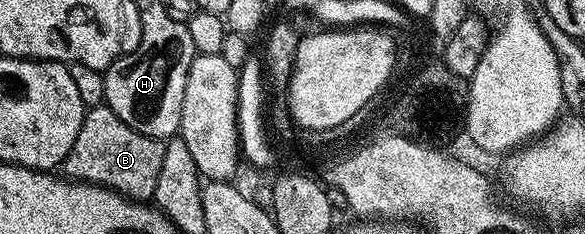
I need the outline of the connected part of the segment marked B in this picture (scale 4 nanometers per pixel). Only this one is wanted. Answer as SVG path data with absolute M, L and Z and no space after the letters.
M106 103L92 105L83 114L77 143L73 143L73 151L69 151L64 159L61 173L70 180L103 185L122 197L146 202L155 195L161 159L165 159L163 147L164 142L160 138L141 135L141 131L129 127L129 123L121 120Z

